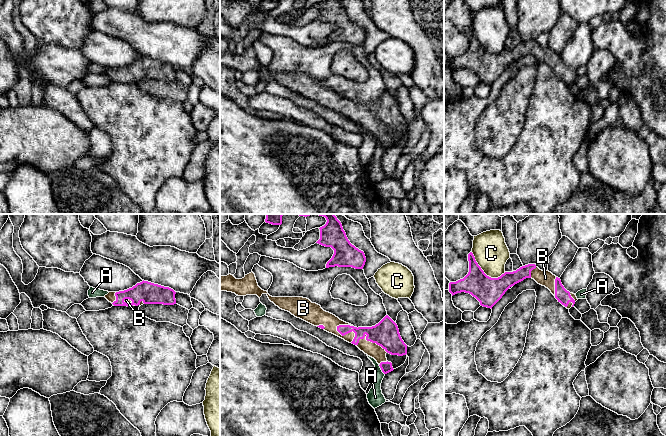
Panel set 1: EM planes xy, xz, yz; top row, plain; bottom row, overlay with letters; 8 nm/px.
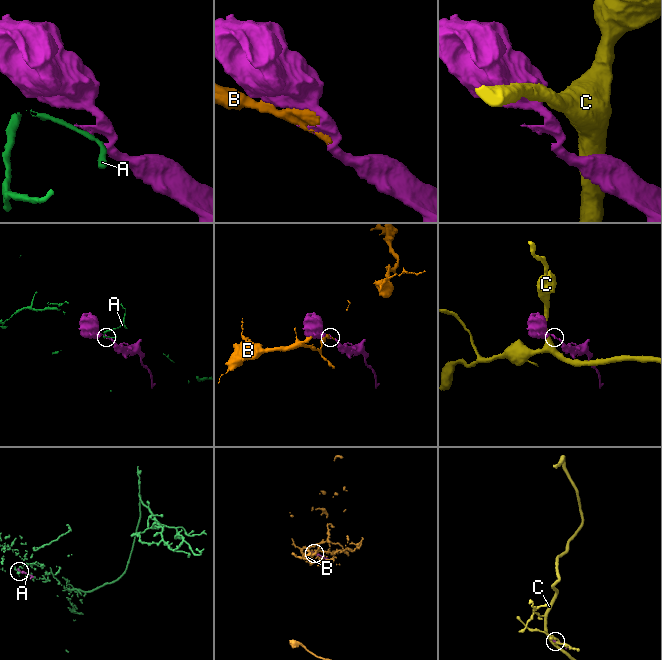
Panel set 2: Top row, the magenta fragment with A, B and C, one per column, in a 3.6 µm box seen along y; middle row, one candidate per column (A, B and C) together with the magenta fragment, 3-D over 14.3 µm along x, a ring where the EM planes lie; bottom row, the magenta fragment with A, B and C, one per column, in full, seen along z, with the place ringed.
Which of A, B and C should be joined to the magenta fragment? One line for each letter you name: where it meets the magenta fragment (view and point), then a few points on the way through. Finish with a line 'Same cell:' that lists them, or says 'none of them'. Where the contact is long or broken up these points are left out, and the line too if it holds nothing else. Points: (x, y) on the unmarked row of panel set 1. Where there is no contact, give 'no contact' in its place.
B: contact xz (348, 108)
Same cell: B

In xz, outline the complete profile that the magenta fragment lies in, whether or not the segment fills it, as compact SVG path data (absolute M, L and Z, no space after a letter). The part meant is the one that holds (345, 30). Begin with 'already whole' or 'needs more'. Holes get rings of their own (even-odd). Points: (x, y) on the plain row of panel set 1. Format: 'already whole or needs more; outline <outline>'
already whole; outline M325 0L319 5L320 15L316 19L334 26L326 44L338 42L363 45L366 38L365 30L350 19L342 0Z

